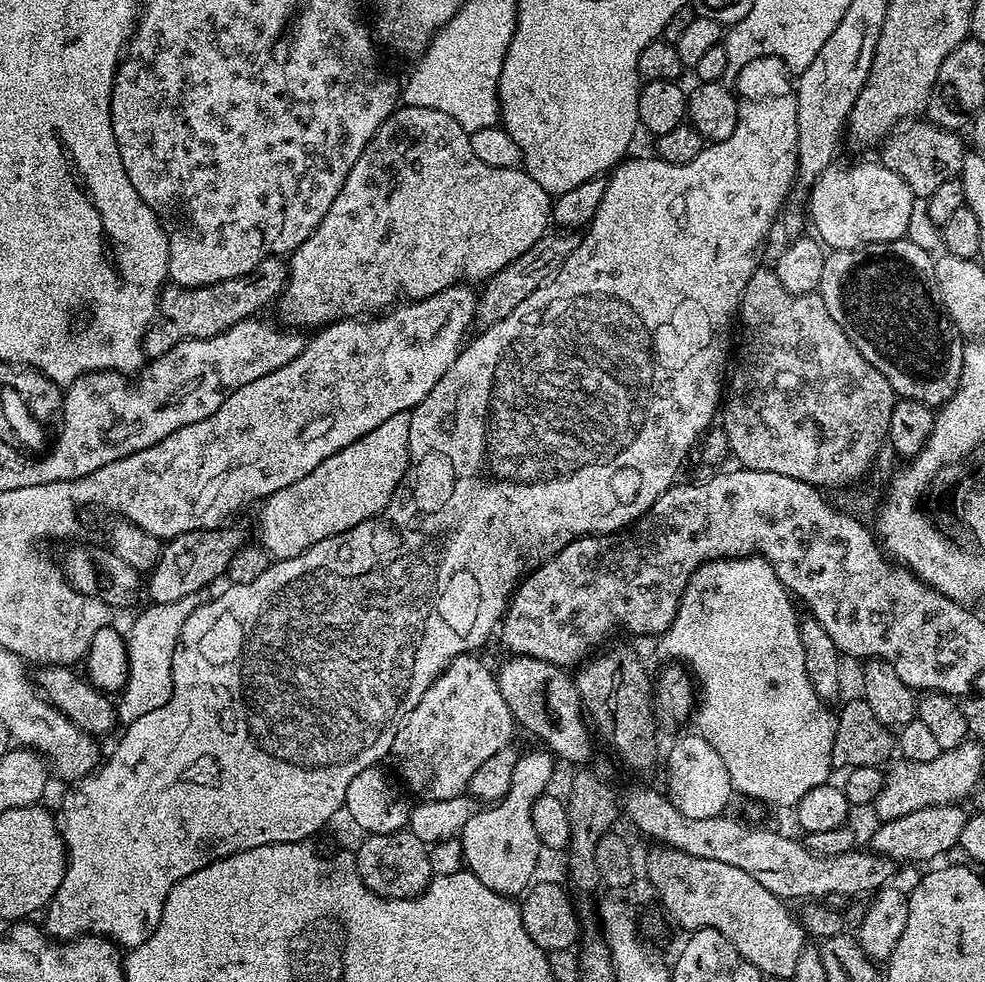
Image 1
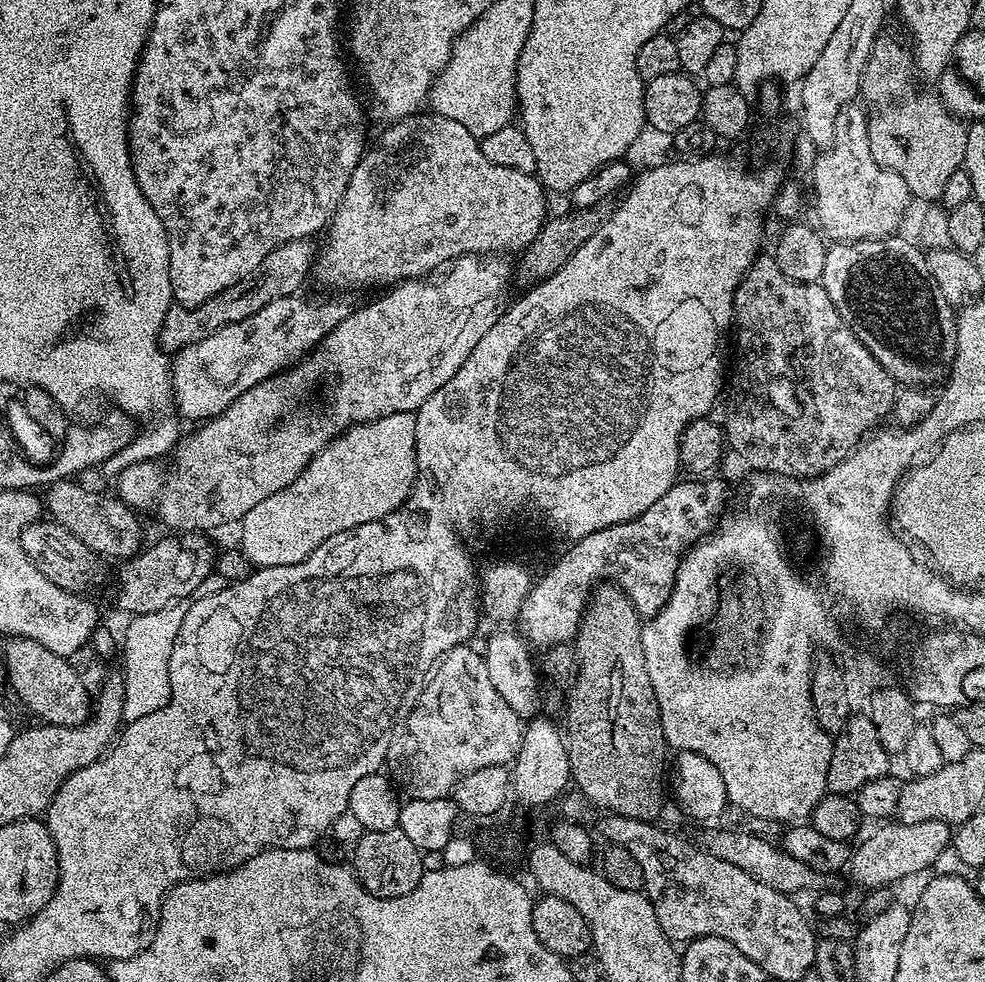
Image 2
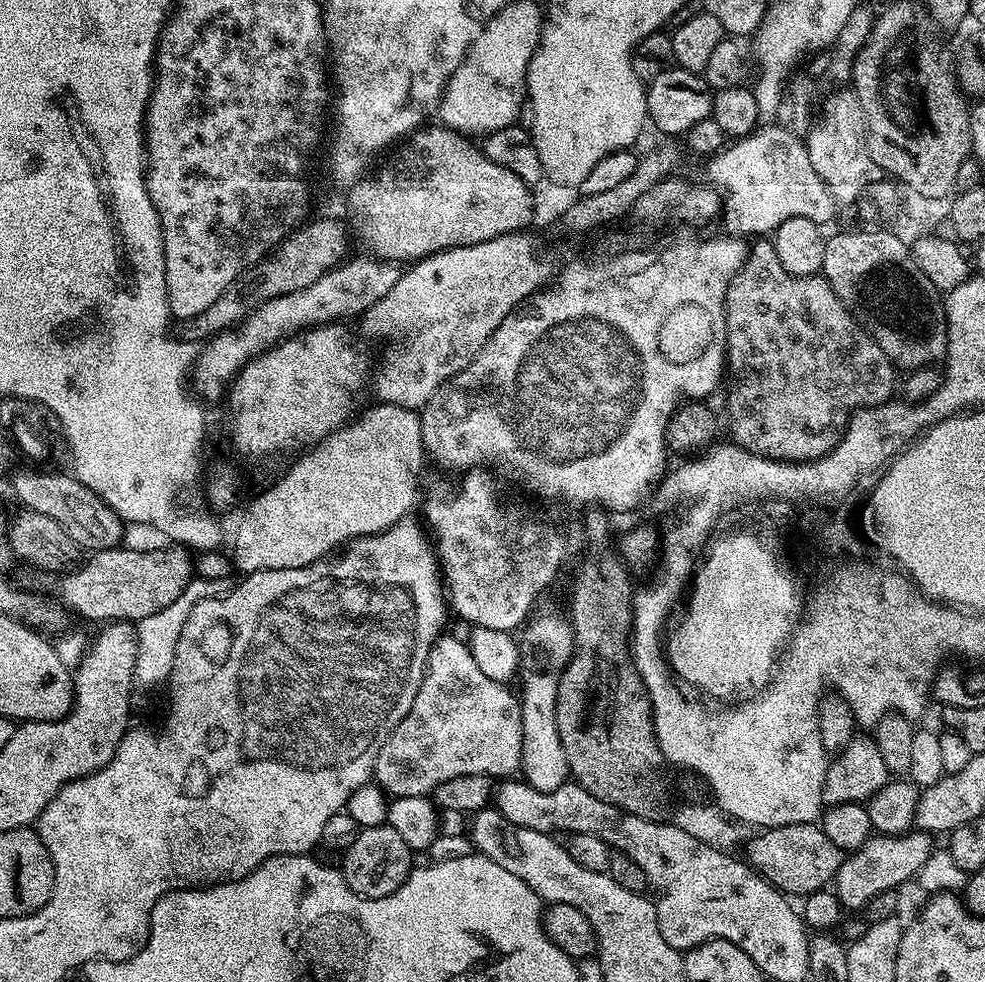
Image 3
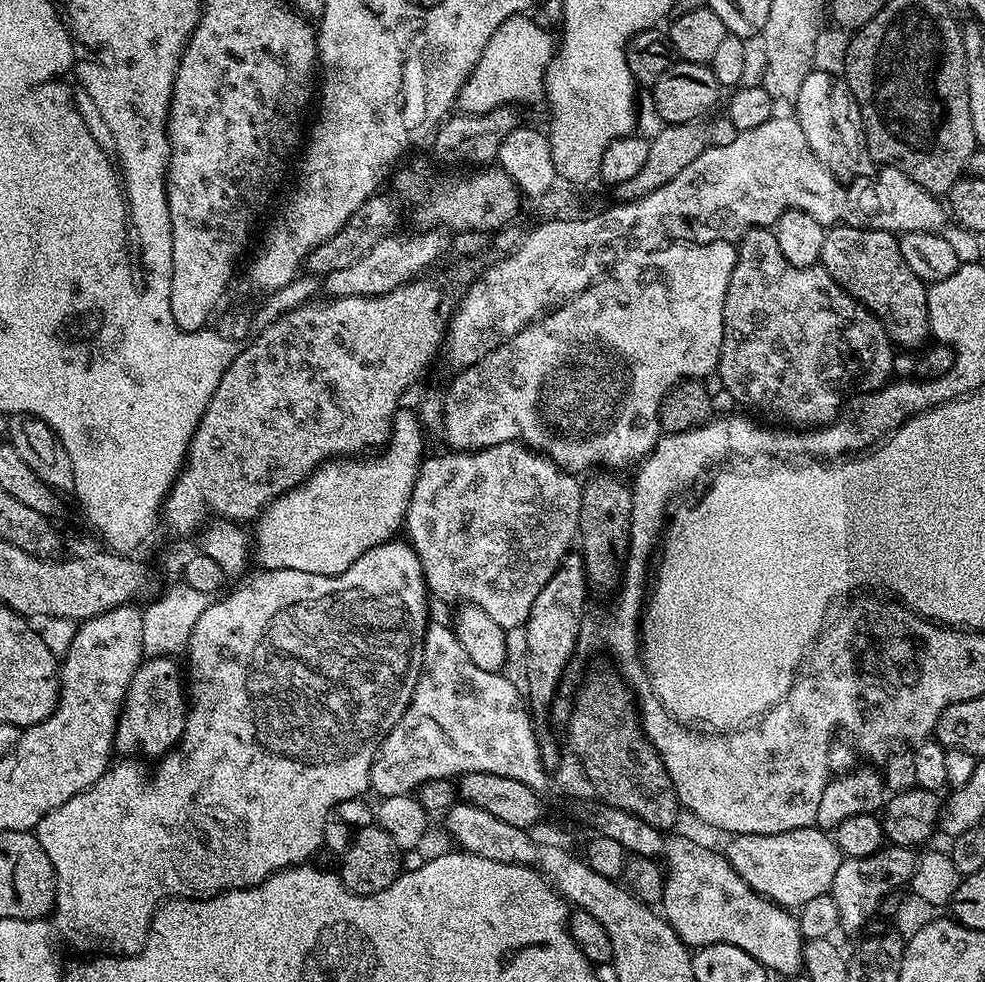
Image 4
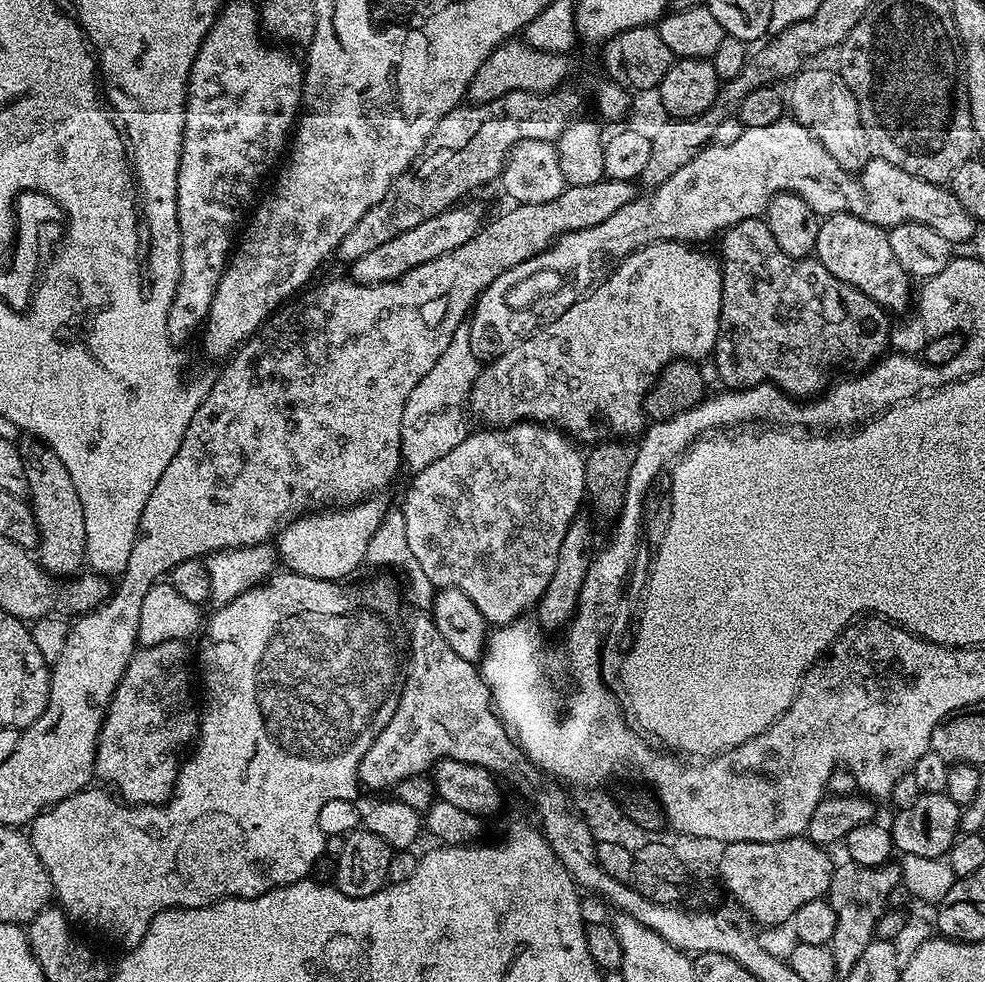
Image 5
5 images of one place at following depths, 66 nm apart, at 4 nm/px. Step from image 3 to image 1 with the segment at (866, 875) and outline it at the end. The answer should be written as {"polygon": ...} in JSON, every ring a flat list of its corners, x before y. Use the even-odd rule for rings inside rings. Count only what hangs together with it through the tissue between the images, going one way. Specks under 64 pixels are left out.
{"polygon":[[943,804,942,806,926,806,922,810,914,810,914,814,906,814,902,818,885,820,880,829,872,836,871,851,888,857,893,862,899,860,932,860,935,856,951,853,962,838,962,826,966,826,969,813,963,812,960,804]]}

